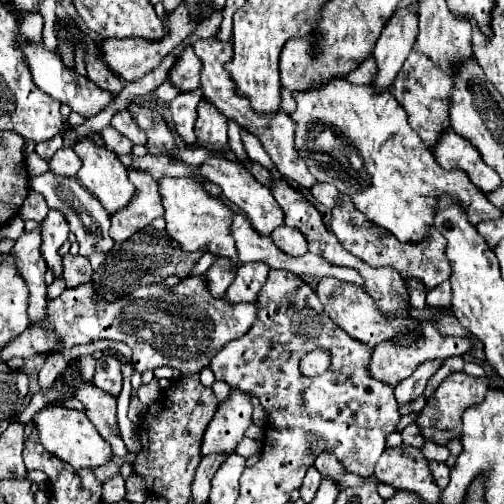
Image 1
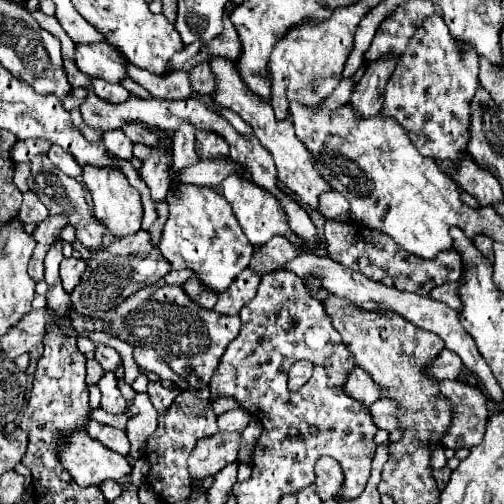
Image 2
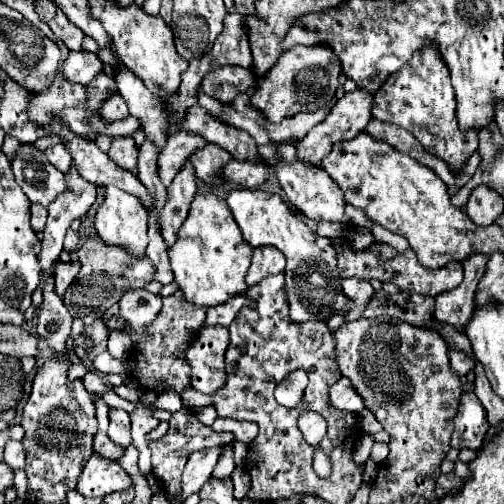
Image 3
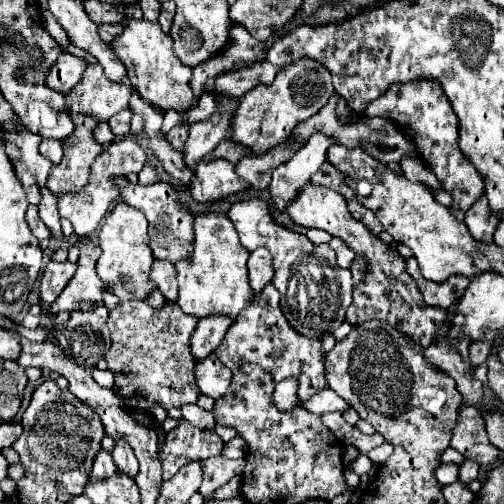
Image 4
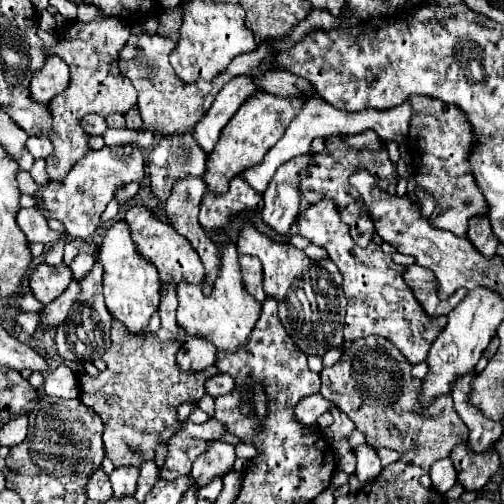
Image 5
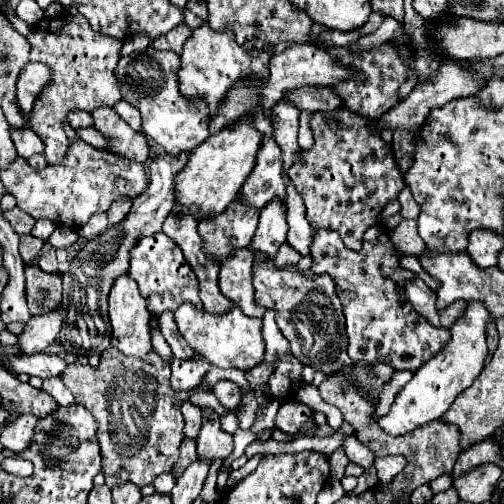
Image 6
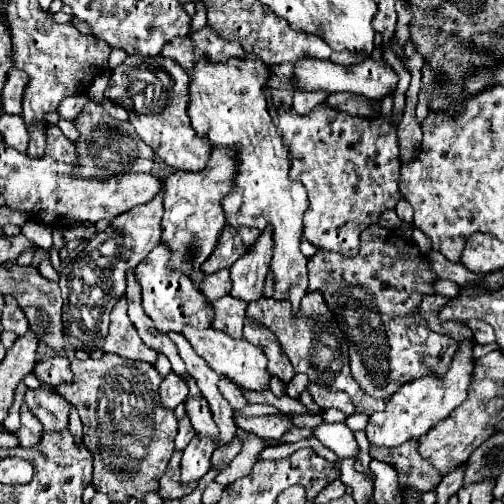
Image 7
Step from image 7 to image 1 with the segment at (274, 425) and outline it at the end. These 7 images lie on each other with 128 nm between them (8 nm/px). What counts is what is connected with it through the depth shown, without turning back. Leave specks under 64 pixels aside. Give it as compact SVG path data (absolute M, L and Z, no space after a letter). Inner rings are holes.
M422 322L420 336L404 336L404 340L396 340L396 344L388 344L388 340L384 340L384 344L376 346L376 352L372 354L372 362L370 362L370 376L396 386L404 378L412 376L412 372L418 368L418 364L422 364L426 360L444 360L454 354L464 354L464 352L468 352L468 348L472 348L472 340L440 336L440 332L436 332L434 324Z

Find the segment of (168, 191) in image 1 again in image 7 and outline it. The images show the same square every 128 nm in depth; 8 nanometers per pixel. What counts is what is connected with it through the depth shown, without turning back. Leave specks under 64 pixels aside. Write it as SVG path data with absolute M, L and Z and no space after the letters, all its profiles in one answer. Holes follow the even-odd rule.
M184 326L182 328L182 336L192 344L192 348L208 362L208 366L218 372L218 374L226 374L236 386L248 388L248 390L264 390L268 388L268 372L266 372L266 356L264 350L252 342L248 342L246 338L232 338L226 332L220 332L216 328L192 328L192 326Z

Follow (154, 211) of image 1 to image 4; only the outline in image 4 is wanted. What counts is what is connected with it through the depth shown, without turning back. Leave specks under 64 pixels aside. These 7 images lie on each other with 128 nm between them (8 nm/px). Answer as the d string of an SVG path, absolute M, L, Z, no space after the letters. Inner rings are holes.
M218 96L220 102L220 114L214 114L208 120L196 122L190 126L190 136L184 144L184 164L188 164L190 168L194 168L198 164L198 160L202 160L206 154L210 154L216 144L222 138L228 138L230 134L230 120L228 116L236 110L236 100L228 100L224 96Z

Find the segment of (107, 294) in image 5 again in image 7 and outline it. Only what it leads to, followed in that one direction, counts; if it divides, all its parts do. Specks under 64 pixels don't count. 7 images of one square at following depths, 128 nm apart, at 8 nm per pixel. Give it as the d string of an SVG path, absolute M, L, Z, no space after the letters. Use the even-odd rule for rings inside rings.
M124 296L118 298L110 312L110 332L104 342L104 352L112 352L132 360L144 360L154 364L156 352L148 348L140 336L136 336L136 328L132 328L132 320L128 320L128 306L124 304Z

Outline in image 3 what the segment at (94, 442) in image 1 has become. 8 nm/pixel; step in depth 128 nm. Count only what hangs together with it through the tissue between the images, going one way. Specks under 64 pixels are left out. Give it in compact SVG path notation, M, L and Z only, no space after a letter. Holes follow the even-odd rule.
M92 452L82 468L76 490L86 498L102 498L110 492L128 488L128 484L132 484L132 478L116 460L104 460L104 456Z

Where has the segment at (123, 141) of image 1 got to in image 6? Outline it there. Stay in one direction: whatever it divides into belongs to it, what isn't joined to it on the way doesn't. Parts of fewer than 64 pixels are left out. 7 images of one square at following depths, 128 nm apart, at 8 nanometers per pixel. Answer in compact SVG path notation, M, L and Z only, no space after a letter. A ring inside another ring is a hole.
M72 140L62 164L46 166L42 172L36 172L24 158L16 158L16 162L2 172L2 182L18 200L18 208L28 212L32 218L48 218L58 226L80 228L92 214L106 212L116 198L134 198L142 194L148 186L148 176L144 166L134 160L124 160L124 156L112 156L108 150L98 150L82 140Z

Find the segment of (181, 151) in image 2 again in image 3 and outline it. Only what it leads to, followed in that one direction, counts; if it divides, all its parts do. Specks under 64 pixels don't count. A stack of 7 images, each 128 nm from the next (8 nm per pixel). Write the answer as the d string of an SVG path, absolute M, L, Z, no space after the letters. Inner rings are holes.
M188 160L188 164L184 164L184 168L174 176L168 188L168 202L160 214L160 226L166 246L170 246L176 240L176 232L188 214L196 188L196 172L192 168L192 162Z

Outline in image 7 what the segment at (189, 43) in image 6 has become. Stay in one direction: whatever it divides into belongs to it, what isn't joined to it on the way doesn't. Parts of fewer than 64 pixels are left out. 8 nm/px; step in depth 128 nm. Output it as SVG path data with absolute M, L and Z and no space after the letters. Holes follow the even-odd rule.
M256 56L232 58L222 64L208 64L198 60L194 76L188 86L188 116L200 136L210 138L210 146L240 146L240 168L236 188L224 198L226 220L232 226L248 226L264 230L266 224L274 226L274 258L270 270L274 274L274 298L290 298L292 310L298 312L300 300L308 290L306 258L300 252L302 214L308 208L308 196L302 184L288 180L288 148L280 130L268 114L264 86L270 78L270 68Z

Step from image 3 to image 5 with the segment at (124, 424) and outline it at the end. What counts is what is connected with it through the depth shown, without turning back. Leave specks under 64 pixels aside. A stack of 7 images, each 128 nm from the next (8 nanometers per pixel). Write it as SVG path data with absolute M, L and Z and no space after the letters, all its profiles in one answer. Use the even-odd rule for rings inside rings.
M114 468L114 472L110 474L114 496L134 494L136 480L138 480L138 468Z

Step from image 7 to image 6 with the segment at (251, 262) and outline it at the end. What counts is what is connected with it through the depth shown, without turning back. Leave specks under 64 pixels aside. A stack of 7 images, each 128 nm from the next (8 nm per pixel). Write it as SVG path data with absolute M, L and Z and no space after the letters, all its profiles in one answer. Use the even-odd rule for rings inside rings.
M272 198L260 212L260 222L250 248L256 252L264 252L268 258L274 258L278 246L286 242L288 232L286 216L288 216L286 202L280 198Z

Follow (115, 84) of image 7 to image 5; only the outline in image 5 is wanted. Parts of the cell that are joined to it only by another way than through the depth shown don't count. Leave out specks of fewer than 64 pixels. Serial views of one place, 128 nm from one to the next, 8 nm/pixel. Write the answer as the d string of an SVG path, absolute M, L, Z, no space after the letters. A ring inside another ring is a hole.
M148 32L132 34L132 40L122 48L120 60L118 60L120 72L124 72L124 76L128 76L134 88L138 90L138 108L140 108L144 126L164 136L192 132L194 124L206 114L217 93L235 77L235 71L226 70L212 81L199 79L197 86L184 84L182 80L176 80L176 74L172 72L172 66L168 62L168 54L172 48L174 48L174 42L160 34L148 34Z

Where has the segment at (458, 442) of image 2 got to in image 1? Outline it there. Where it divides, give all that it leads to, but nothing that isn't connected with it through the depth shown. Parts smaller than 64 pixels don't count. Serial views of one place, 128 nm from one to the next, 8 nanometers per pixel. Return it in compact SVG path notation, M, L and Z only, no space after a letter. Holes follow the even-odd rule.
M464 370L462 372L452 372L450 376L446 376L442 380L442 384L436 388L436 392L428 398L426 408L418 414L416 424L422 432L422 436L430 438L430 440L434 440L436 444L442 444L442 446L450 438L458 438L462 434L462 412L470 404L480 402L486 396L486 390L488 390L488 378L484 378L484 376L476 378L476 376L466 374Z

